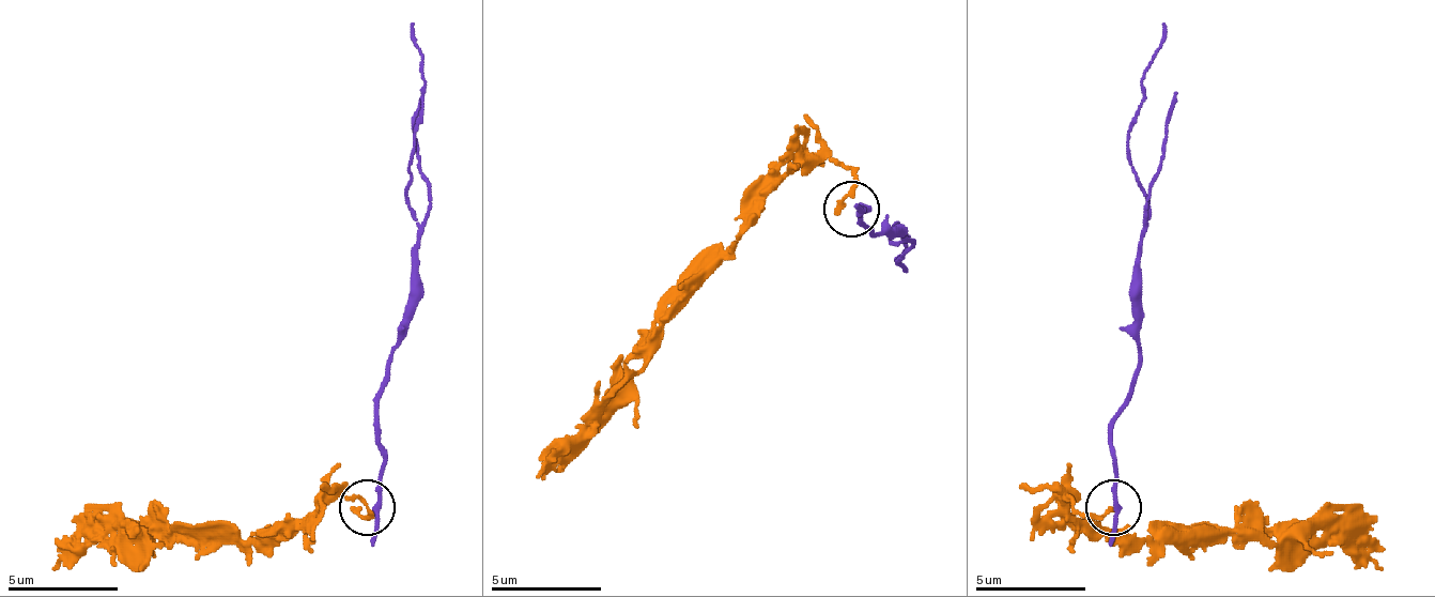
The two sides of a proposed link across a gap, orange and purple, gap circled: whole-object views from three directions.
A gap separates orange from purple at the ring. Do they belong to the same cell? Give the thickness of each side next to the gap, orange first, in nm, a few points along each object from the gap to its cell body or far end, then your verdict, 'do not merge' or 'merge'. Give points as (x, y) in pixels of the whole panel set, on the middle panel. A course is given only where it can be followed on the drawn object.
calibres 220 and 200 nm; course orange (847, 207), (852, 173), (824, 163), (802, 163), (659, 328), (653, 356), (537, 478); course purple (858, 207), (863, 207), (863, 224), (875, 234), (901, 240), (891, 240), (896, 224), (908, 240), (896, 262); merge

